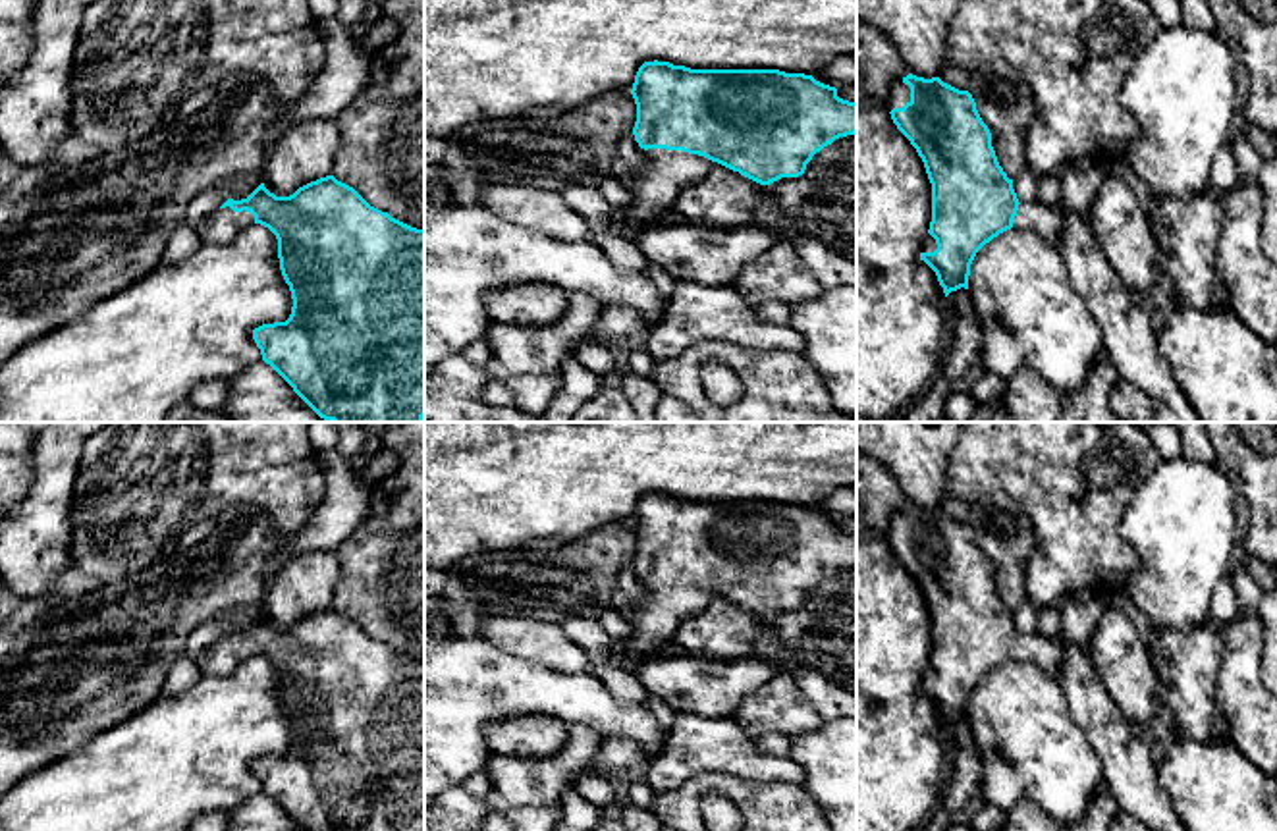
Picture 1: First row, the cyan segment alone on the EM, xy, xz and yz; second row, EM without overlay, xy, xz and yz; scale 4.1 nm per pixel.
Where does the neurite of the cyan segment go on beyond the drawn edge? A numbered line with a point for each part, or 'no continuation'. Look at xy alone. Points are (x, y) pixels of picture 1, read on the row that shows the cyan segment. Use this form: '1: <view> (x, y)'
1: xy (222, 226)

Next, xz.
1: xz (658, 184)

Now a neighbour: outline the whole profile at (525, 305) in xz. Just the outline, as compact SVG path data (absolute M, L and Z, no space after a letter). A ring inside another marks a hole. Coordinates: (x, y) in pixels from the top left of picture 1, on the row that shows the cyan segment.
M507 285L488 293L486 312L494 322L546 326L567 310L567 293L556 285Z

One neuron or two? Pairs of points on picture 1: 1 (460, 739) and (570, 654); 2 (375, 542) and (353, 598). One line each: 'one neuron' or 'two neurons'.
1: two neurons
2: one neuron

